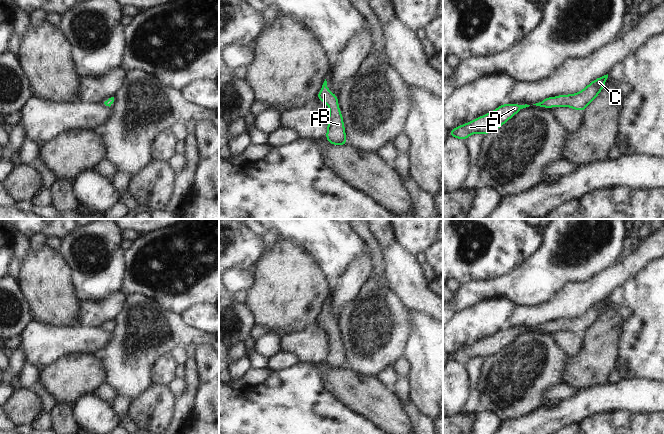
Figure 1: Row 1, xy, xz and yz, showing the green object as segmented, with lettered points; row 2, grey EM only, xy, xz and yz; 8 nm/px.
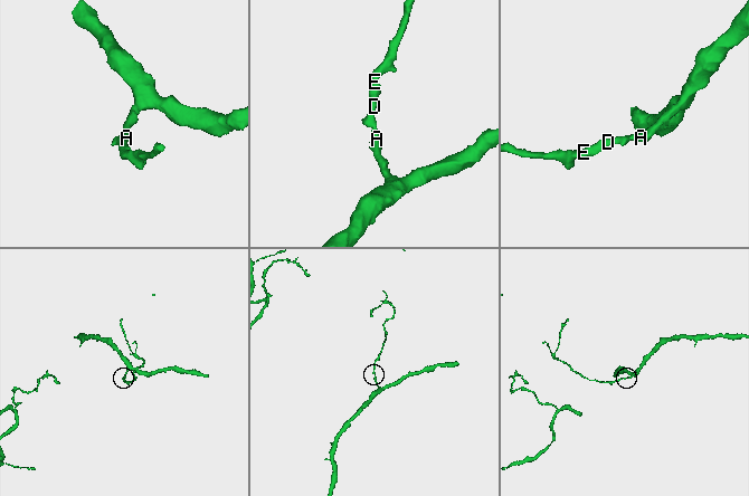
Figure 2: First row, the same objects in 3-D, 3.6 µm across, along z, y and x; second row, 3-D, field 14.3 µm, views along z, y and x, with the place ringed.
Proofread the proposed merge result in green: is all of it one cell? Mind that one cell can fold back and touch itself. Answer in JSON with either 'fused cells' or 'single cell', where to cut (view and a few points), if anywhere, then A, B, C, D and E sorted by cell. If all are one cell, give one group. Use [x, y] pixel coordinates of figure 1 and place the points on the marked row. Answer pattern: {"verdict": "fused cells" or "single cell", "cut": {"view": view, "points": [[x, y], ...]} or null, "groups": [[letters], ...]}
{"verdict": "single cell", "cut": null, "groups": [["A", "B", "C", "D", "E"]]}

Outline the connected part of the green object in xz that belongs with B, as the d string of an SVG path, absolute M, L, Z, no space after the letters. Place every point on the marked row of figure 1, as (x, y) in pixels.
M325 79L321 91L318 93L317 98L324 104L329 105L329 120L326 139L330 144L334 145L347 145L346 134L344 130L344 122L342 114L338 107L338 97L327 89L327 81Z

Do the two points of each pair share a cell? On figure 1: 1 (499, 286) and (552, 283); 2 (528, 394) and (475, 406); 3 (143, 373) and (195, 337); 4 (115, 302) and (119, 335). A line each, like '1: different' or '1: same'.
1: same
2: different
3: same
4: different

